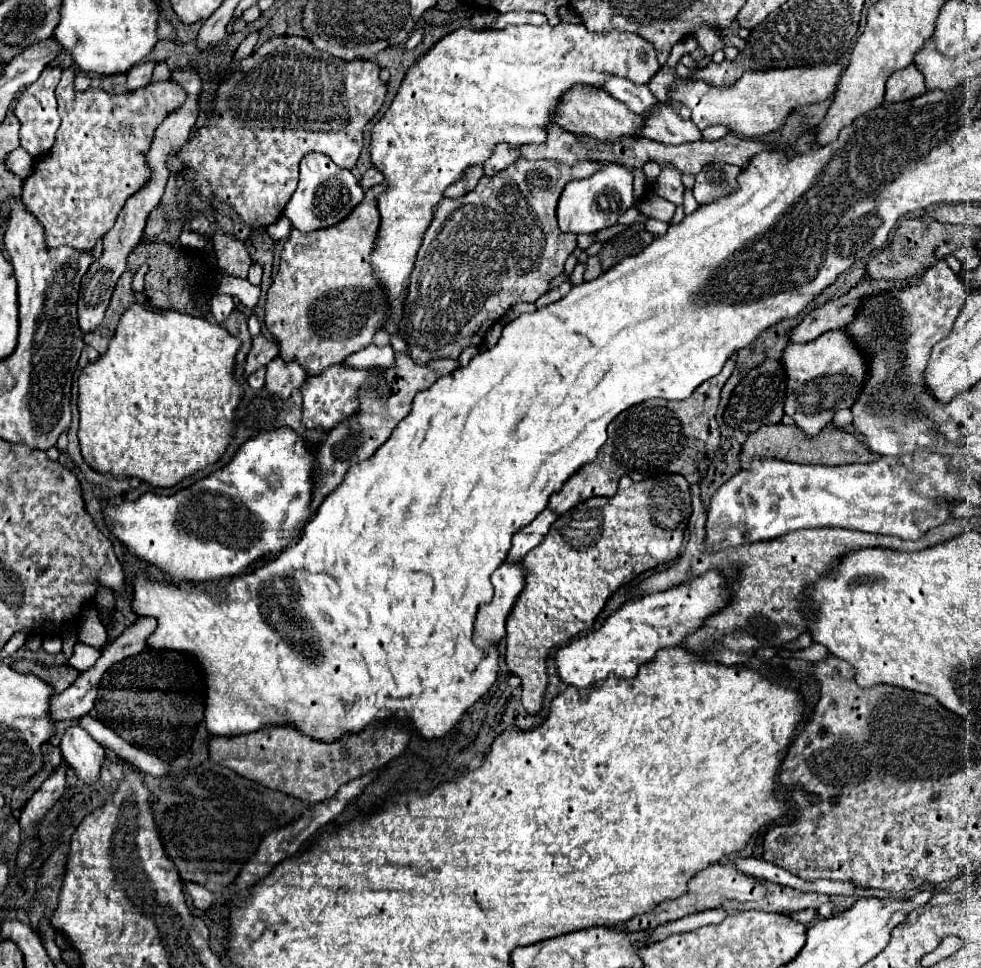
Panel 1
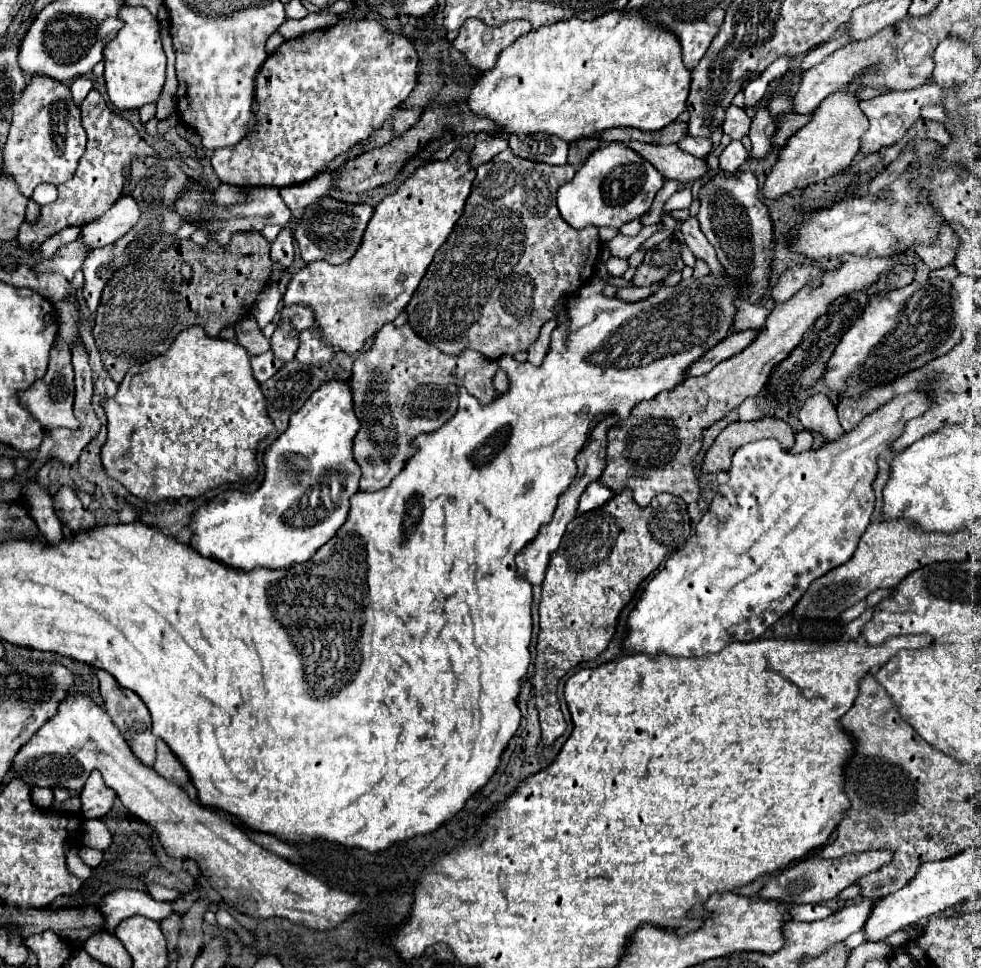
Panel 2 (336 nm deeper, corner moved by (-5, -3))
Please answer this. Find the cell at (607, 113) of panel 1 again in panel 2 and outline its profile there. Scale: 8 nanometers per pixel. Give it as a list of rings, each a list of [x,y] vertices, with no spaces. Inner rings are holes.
[[[631,142],[629,148],[633,148],[637,154],[649,160],[665,178],[679,180],[685,186],[691,186],[693,182],[701,180],[709,172],[709,166],[705,160],[697,160],[695,156],[689,156],[677,144],[653,146],[653,144]]]

